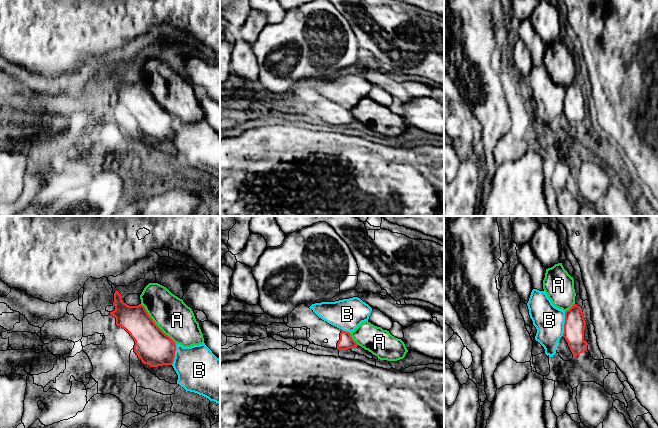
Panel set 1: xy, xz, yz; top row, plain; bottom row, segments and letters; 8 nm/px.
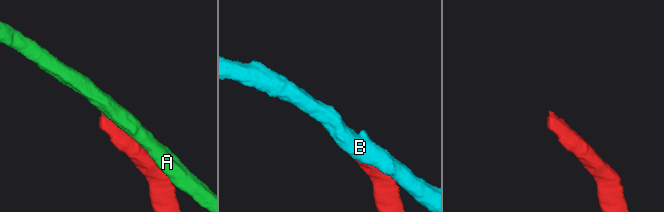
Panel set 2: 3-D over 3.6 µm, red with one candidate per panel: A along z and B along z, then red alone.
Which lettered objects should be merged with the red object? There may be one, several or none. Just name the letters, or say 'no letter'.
no letter

